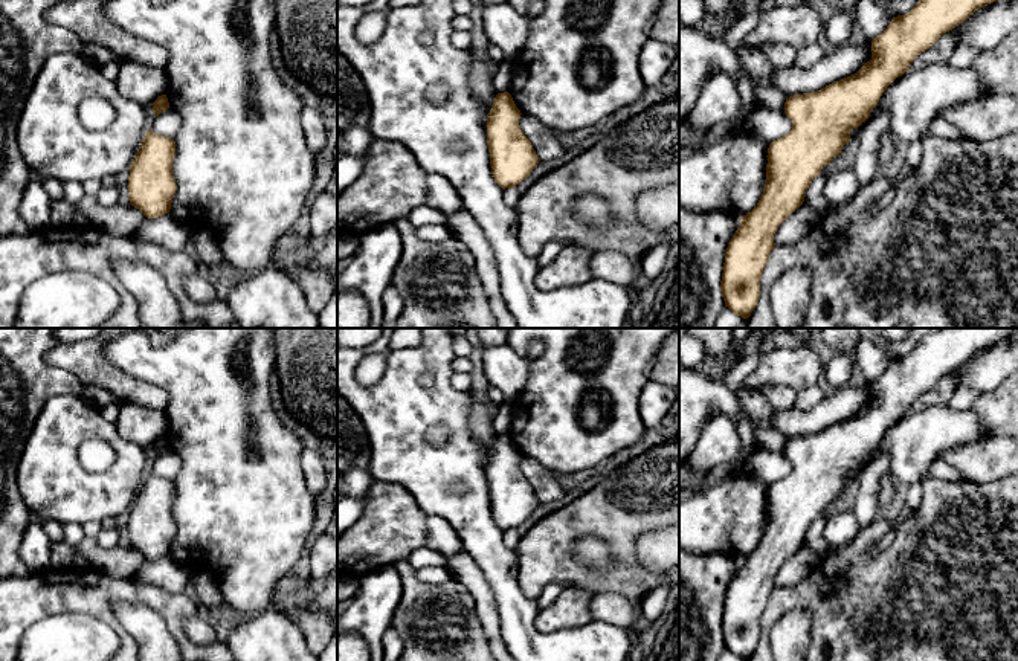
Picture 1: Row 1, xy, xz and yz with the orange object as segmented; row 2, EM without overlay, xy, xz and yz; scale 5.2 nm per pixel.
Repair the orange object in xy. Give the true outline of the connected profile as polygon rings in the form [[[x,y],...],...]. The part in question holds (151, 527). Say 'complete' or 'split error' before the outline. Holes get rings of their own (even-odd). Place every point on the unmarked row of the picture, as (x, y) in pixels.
complete; [[[147,472],[128,518],[130,547],[147,560],[159,560],[171,551],[177,531],[172,518],[174,499],[174,481]]]

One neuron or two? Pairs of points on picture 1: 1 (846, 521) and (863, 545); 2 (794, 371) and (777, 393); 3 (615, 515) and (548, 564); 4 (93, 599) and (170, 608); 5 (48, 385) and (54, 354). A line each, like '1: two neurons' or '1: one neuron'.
1: two neurons
2: two neurons
3: one neuron
4: one neuron
5: two neurons

